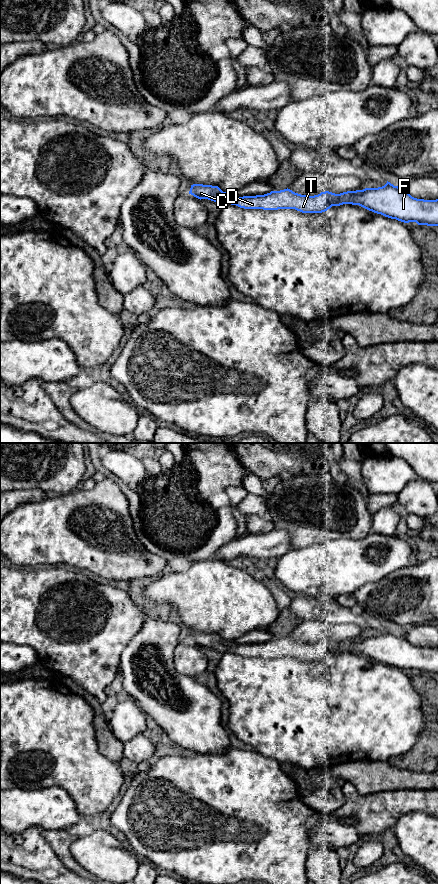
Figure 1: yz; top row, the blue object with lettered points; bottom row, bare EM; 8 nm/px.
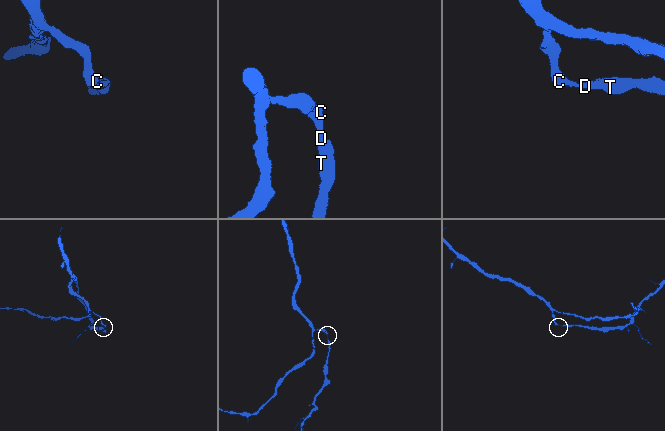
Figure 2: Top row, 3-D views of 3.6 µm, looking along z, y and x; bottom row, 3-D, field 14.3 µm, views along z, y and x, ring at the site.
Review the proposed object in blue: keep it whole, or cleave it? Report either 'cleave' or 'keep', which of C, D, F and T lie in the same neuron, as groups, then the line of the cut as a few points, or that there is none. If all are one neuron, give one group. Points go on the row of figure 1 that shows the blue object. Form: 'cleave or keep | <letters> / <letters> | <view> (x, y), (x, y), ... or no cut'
keep | C D F T | no cut

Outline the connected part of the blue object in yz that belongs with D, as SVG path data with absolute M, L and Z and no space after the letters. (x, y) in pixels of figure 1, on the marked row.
M390 182L378 188L347 191L335 194L329 191L308 196L290 189L271 191L264 195L237 197L223 192L218 186L193 184L189 194L198 199L208 199L219 204L236 205L244 209L295 209L302 213L322 213L332 206L359 205L385 217L418 225L438 226L438 199L424 200L412 197L405 188Z

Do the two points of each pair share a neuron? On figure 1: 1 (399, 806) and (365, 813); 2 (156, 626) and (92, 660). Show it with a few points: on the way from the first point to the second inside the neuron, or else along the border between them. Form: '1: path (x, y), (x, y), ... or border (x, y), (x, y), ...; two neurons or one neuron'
1: path (391, 806), (380, 812), (373, 813); one neuron
2: border (145, 620), (141, 628), (128, 643), (120, 660); two neurons

